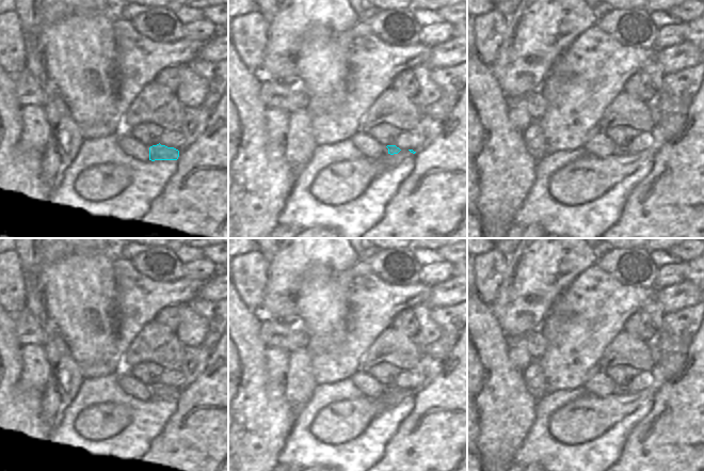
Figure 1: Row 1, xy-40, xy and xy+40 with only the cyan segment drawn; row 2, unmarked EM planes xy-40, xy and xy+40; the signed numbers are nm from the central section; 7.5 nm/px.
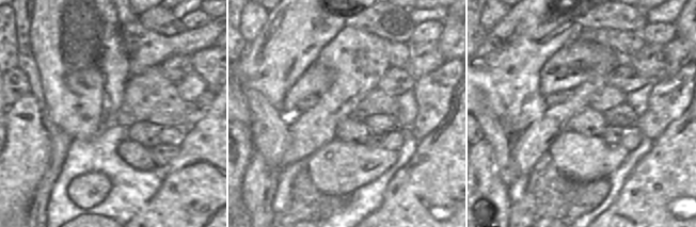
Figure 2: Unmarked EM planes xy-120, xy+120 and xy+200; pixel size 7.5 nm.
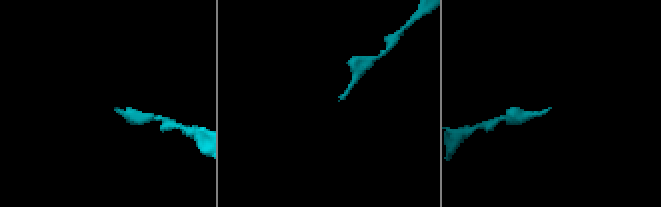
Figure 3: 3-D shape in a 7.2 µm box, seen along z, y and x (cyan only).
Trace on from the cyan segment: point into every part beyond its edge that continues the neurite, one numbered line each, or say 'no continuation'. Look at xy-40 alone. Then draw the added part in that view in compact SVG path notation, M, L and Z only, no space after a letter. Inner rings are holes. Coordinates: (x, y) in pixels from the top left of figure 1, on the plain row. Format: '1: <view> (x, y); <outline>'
no continuation

